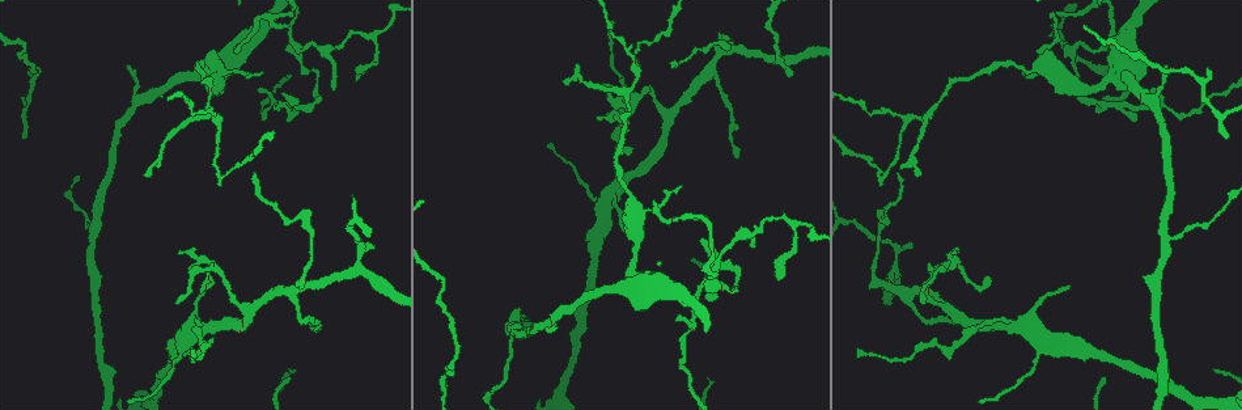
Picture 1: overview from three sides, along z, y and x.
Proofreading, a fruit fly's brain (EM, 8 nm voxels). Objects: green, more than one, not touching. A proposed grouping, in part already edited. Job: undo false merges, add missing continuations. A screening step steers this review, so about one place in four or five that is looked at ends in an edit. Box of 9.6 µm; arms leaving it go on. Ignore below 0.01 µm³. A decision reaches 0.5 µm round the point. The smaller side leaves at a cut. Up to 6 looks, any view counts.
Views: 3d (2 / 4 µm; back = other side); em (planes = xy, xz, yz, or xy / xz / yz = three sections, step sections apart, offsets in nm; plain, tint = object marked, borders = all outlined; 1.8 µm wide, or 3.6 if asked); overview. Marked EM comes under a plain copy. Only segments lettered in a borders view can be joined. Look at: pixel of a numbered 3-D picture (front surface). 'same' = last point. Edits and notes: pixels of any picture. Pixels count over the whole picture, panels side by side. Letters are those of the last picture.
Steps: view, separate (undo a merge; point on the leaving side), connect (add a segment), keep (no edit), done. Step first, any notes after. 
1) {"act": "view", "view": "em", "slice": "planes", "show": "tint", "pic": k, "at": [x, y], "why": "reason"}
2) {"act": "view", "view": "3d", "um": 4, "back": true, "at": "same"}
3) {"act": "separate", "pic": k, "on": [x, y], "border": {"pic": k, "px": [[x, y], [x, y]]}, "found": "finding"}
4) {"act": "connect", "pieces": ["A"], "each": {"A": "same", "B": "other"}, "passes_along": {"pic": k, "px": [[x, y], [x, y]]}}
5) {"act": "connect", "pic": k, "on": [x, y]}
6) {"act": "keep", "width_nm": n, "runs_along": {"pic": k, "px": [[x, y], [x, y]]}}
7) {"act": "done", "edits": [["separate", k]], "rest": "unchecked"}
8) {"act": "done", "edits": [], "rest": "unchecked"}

{"act": "view", "view": "3d", "um": 4, "pic": 1, "at": [294, 44]}

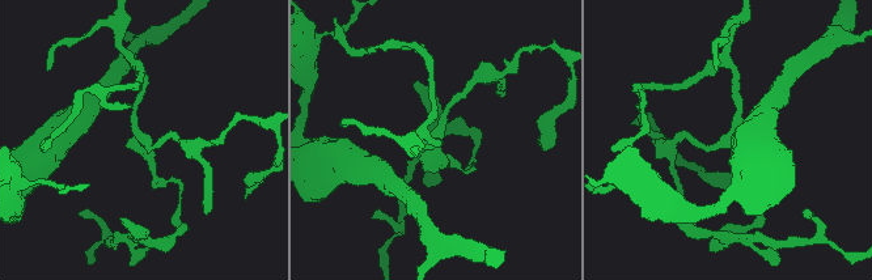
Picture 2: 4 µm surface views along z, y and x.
{"act": "view", "view": "em", "slice": "yz", "step": 4, "show": "tint", "pic": 2, "at": [146, 137], "arms": 3, "why": "shape alone is not enough"}

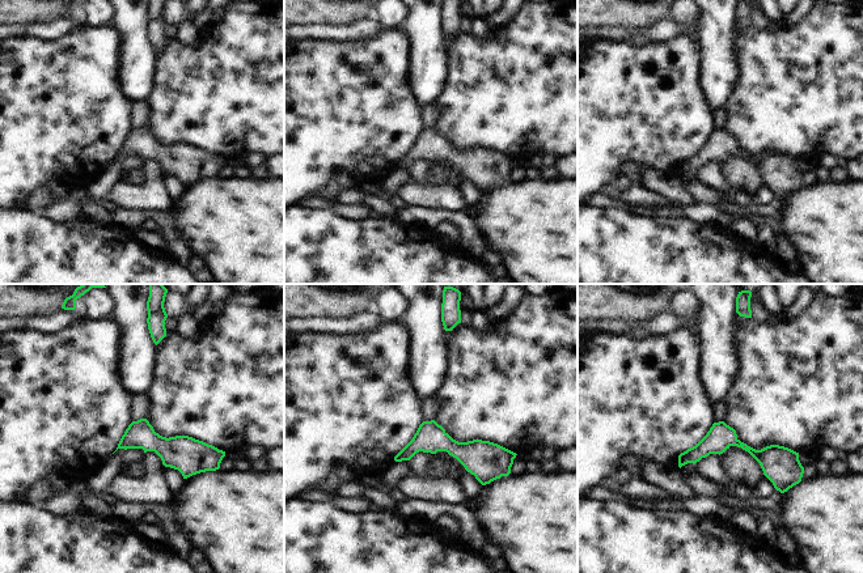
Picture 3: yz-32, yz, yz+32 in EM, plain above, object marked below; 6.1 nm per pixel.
{"act": "view", "view": "em", "slice": "yz", "step": 4, "show": "borders", "at": "same"}

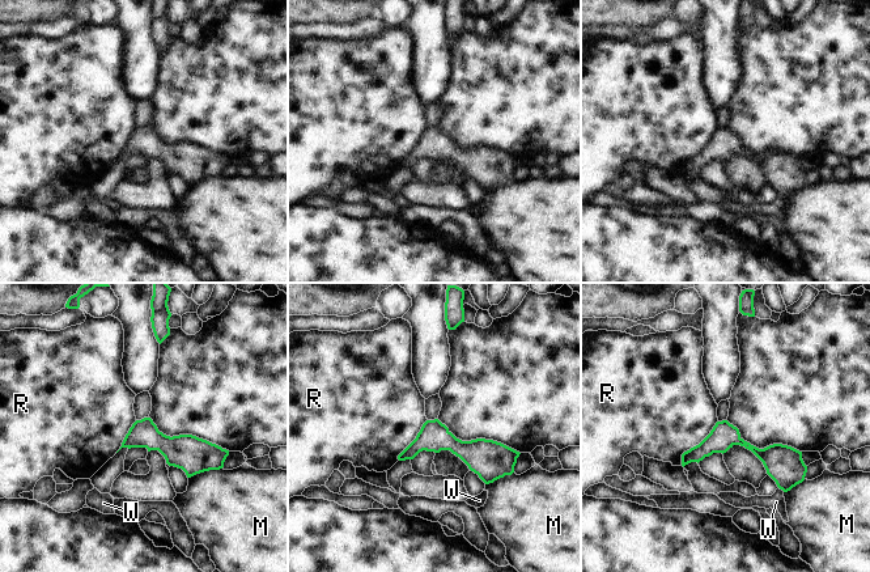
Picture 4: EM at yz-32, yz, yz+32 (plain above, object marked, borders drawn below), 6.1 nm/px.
{"act": "keep", "width_nm": 160, "longest_contact_nm": ["R", 360], "each": {"M": "other", "R": "other", "W": "other"}, "found": "continuous, no second neuron"}

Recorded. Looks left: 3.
{"act": "view", "view": "3d", "um": 4, "pic": 1, "at": [736, 157], "why": "free end"}

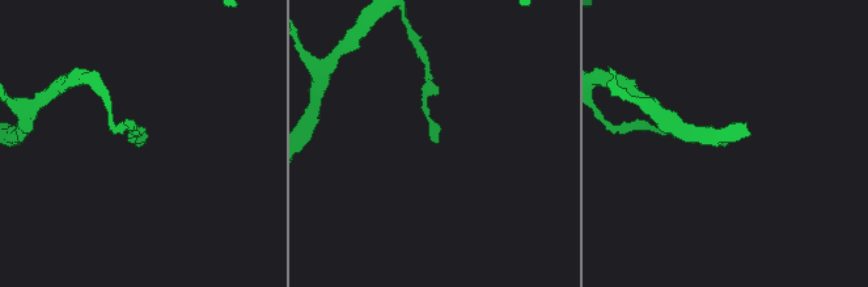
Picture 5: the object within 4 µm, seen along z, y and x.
{"act": "view", "view": "em", "slice": "planes", "show": "borders", "pic": 5, "at": [146, 137], "why": "need the tissue"}

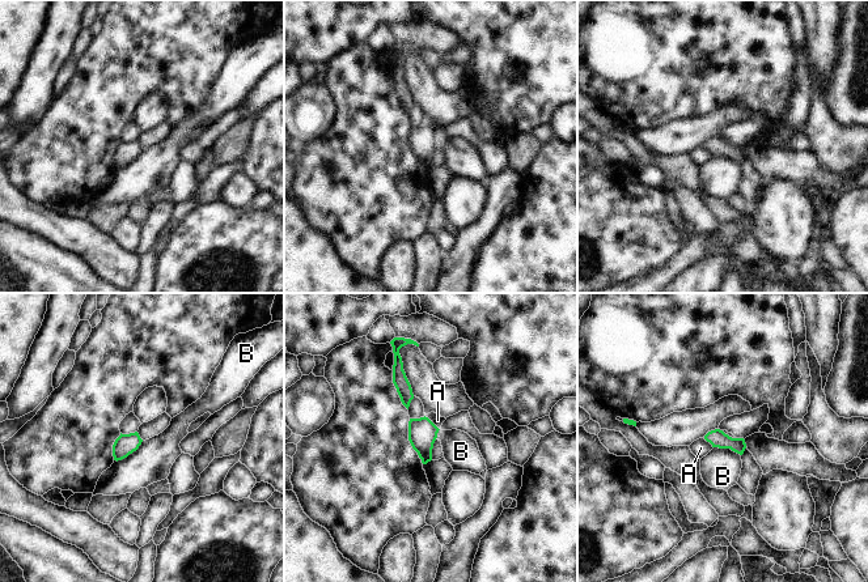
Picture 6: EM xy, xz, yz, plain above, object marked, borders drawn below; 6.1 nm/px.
{"act": "keep", "each": {"A": "other", "B": "other"}, "border": {"pic": 6, "px": [[143, 441], [126, 457], [114, 461]]}, "found": "no lettered segment goes on from it"}

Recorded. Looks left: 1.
{"act": "view", "view": "em", "slice": "xy", "step": 8, "show": "borders", "pic": 1, "at": [25, 138]}

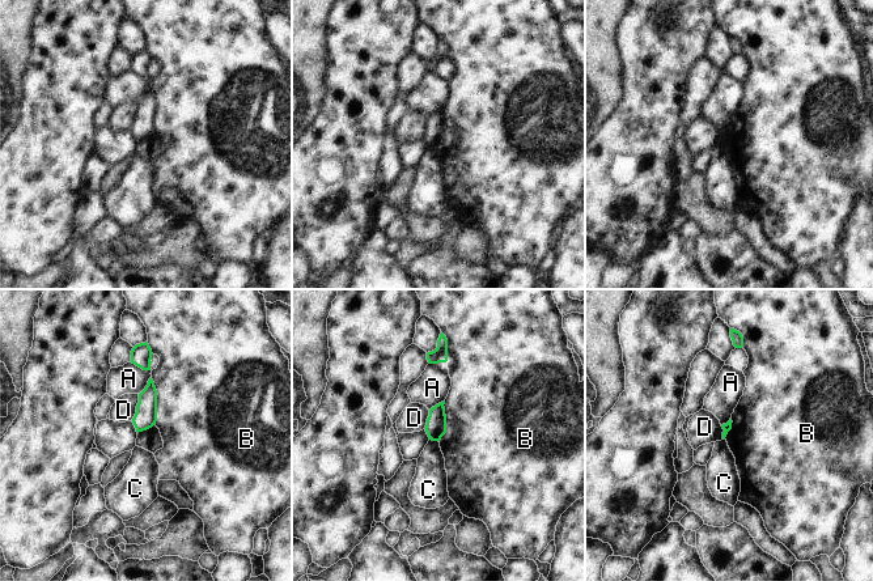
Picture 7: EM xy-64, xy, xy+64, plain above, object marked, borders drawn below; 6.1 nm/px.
{"act": "keep", "each": {"A": "other", "B": "other", "C": "other", "D": "other"}, "border": {"pic": 7, "px": [[151, 378], [156, 390], [155, 424]]}, "found": "none of them fits"}

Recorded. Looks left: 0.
{"act": "done", "edits": [], "rest": "unchecked"}

